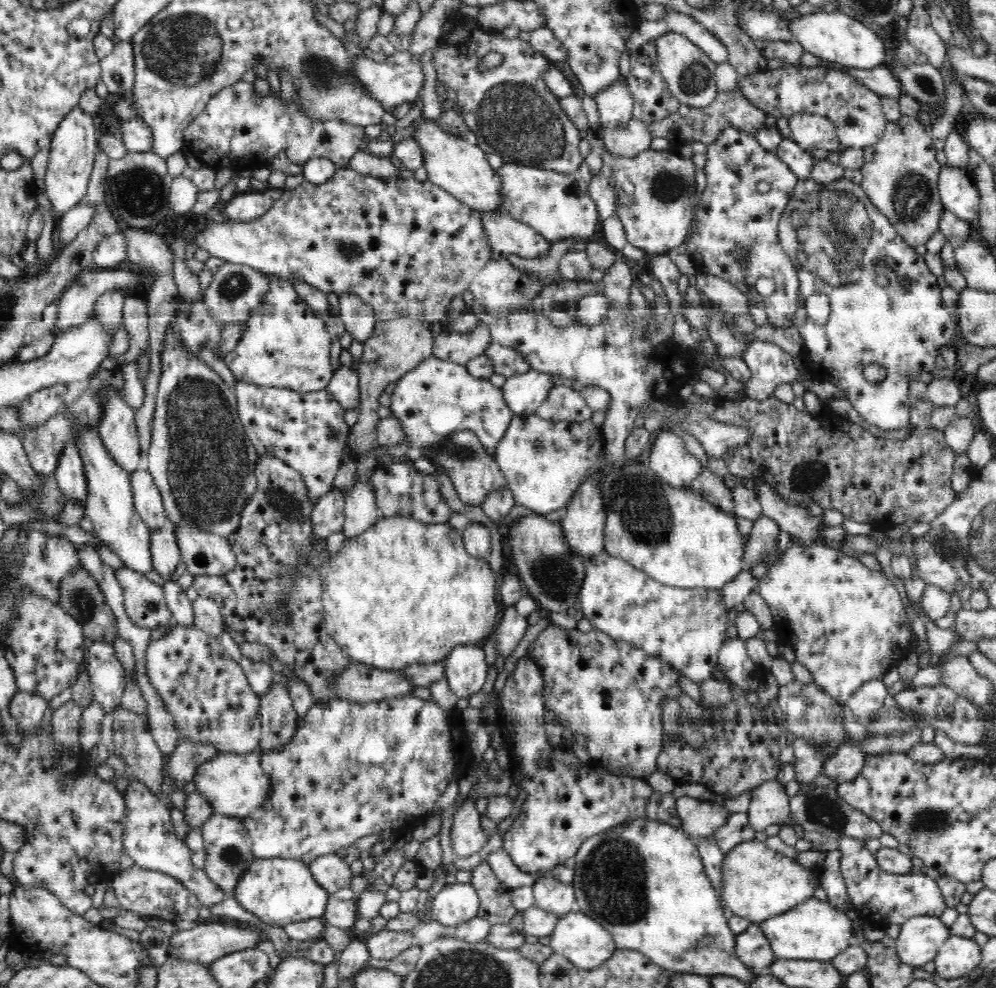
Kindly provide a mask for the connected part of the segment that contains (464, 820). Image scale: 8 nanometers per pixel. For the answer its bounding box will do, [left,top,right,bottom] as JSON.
[450,797,486,858]

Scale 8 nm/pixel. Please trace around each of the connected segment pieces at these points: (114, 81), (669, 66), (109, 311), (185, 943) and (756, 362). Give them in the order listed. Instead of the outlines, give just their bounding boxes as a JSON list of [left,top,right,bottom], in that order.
[[100,42,135,97],[653,32,718,107],[93,290,125,335],[167,922,262,965],[742,340,801,401]]

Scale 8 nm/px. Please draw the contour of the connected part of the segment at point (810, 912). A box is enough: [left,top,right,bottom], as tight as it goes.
[758,897,853,961]

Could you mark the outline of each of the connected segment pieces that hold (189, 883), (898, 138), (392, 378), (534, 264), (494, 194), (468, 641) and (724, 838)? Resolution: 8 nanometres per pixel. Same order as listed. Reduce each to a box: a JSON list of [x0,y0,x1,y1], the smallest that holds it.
[[123,780,230,909],[860,115,945,248],[348,316,434,456],[508,238,577,282],[412,117,502,211],[321,515,500,671],[712,812,754,854]]

